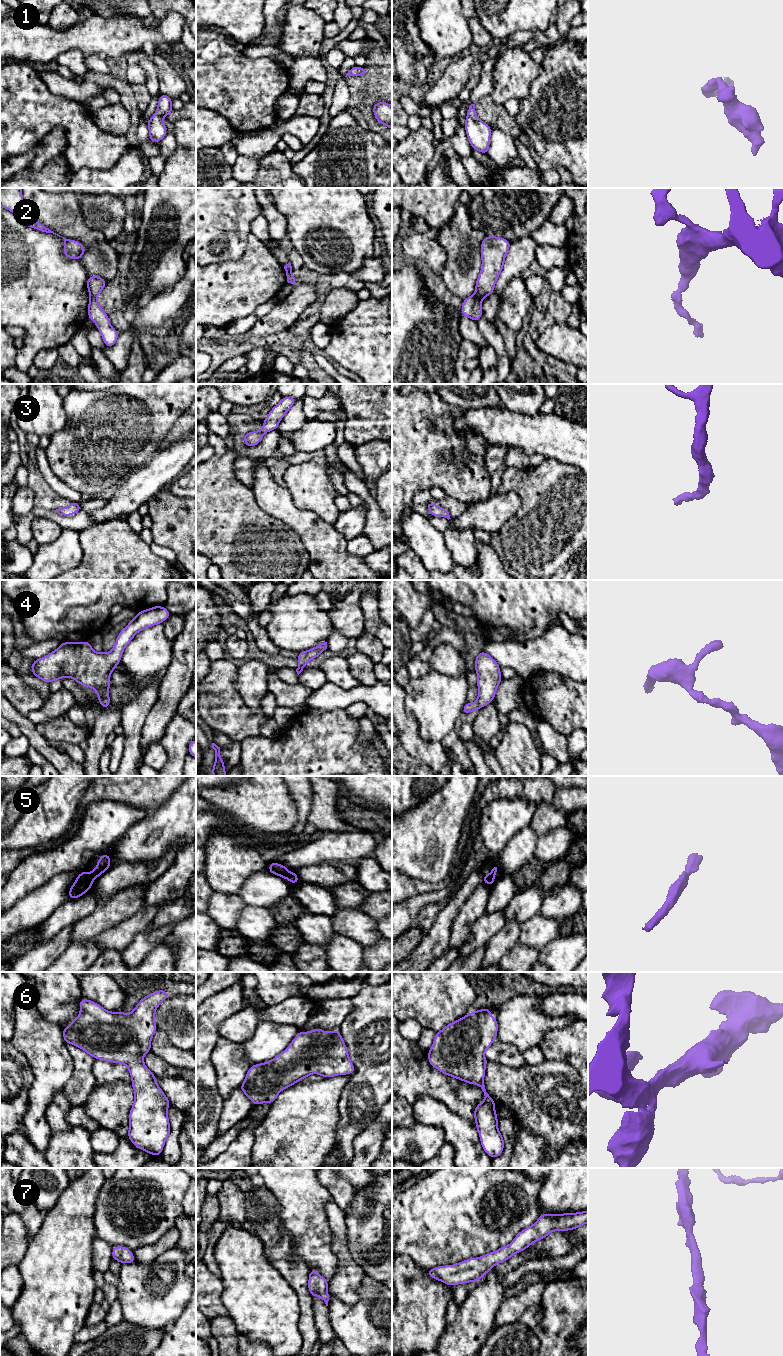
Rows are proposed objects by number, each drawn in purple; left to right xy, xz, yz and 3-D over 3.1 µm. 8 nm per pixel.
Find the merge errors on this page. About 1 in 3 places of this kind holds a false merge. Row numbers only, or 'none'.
2

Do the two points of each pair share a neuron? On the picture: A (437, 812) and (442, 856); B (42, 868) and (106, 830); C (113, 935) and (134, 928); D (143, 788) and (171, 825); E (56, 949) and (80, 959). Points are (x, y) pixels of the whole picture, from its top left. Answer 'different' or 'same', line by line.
A: same
B: same
C: same
D: different
E: different

